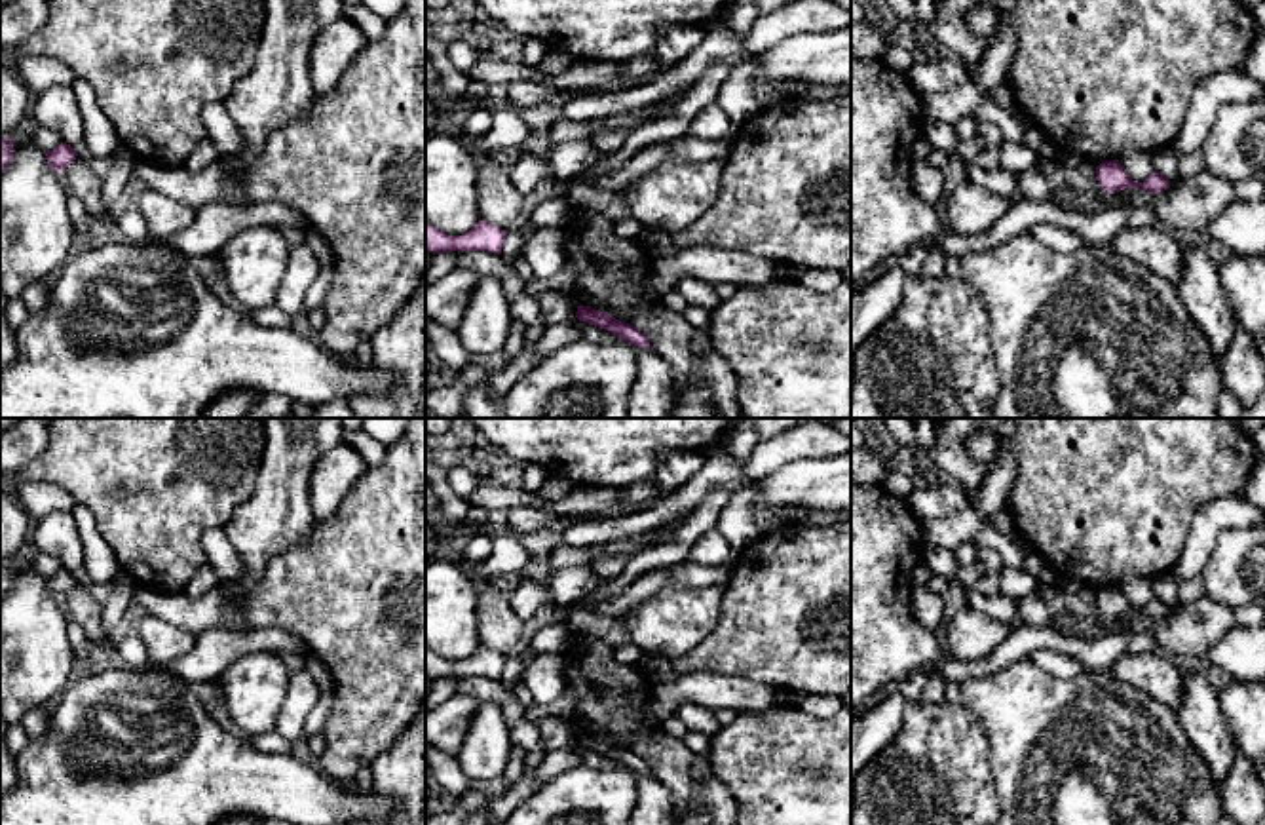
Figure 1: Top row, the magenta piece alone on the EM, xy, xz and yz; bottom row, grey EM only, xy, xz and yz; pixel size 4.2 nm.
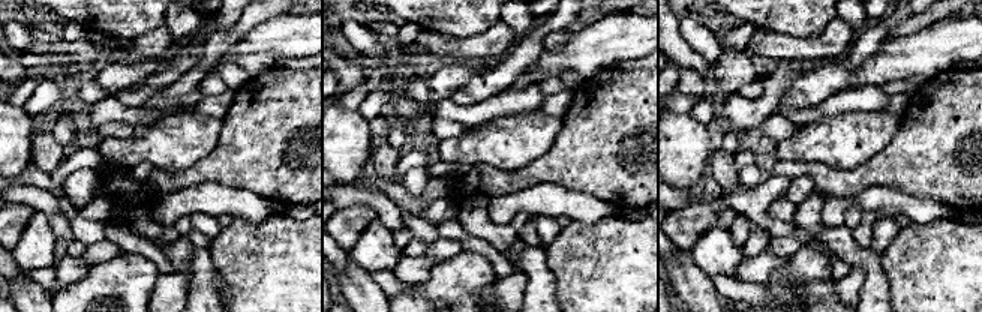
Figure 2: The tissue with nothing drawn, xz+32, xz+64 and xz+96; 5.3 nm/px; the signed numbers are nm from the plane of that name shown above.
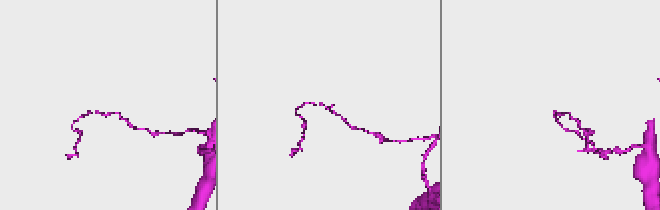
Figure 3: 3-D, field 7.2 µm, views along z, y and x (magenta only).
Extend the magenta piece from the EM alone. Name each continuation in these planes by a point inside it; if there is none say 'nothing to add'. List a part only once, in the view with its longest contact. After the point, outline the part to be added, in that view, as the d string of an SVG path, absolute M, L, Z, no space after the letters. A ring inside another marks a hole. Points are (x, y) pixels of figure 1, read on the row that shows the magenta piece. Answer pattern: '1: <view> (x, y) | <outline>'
nothing to add

